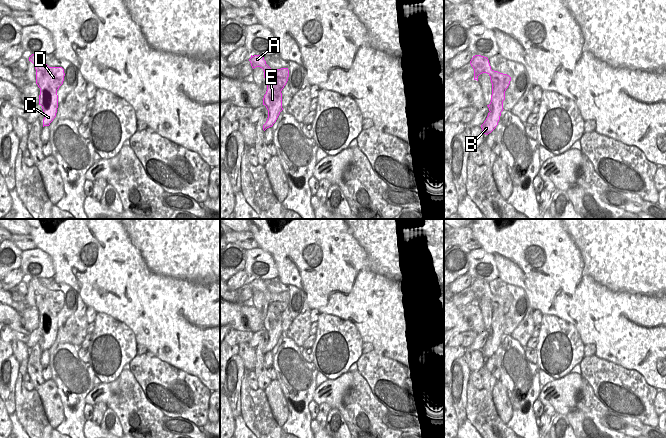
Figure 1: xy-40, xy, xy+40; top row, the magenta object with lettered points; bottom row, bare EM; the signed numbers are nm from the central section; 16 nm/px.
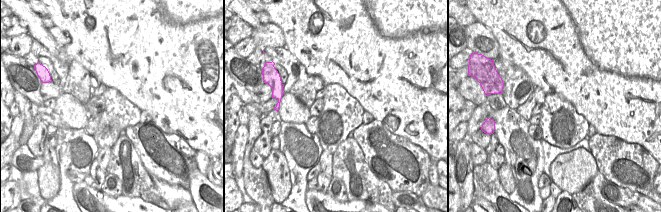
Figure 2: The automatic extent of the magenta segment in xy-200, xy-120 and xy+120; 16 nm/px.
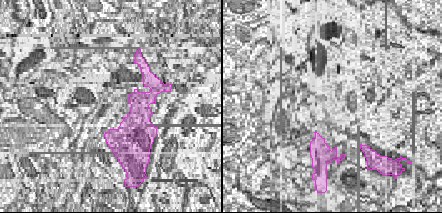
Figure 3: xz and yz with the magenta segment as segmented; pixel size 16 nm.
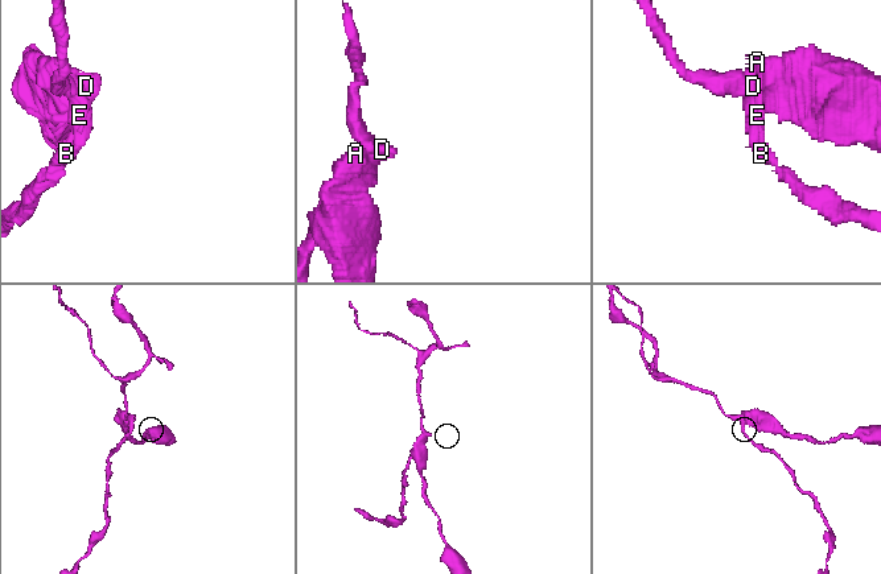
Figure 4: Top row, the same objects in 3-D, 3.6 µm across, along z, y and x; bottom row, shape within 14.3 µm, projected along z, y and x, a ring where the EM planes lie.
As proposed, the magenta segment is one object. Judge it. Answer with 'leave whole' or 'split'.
split

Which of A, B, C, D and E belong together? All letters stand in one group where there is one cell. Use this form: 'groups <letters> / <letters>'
groups A / B C D E

